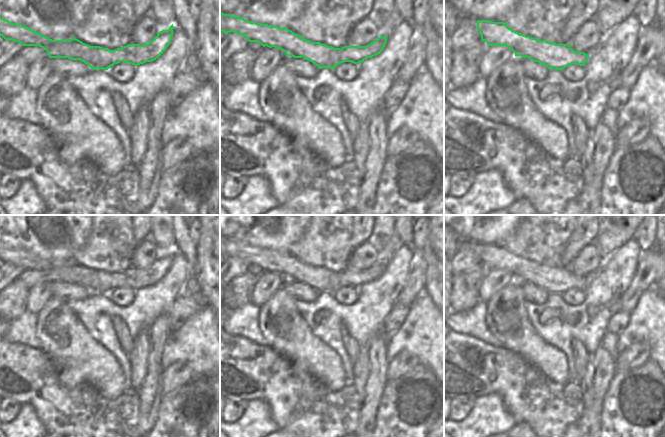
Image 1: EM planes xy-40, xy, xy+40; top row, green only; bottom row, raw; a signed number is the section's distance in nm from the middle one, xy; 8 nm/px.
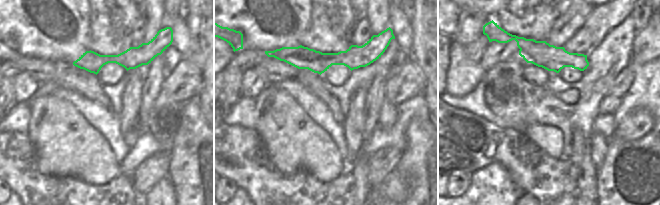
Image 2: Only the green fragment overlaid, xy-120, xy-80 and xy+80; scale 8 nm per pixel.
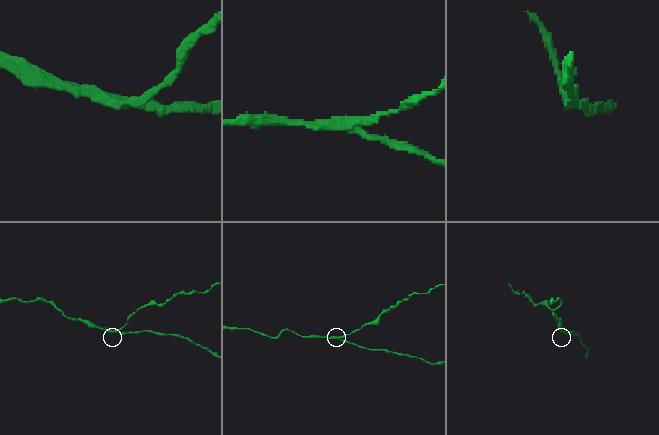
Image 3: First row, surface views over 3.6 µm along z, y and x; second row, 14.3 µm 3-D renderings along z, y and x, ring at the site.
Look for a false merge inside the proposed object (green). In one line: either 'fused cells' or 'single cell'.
fused cells

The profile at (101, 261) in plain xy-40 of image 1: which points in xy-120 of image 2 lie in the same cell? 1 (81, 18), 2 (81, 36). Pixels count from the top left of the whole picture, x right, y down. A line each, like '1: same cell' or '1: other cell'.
1: other cell
2: other cell

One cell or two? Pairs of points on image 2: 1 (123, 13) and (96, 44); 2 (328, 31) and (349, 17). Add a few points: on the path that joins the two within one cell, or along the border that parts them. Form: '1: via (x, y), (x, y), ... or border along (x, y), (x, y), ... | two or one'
1: via (115, 21), (104, 36) | one
2: via (333, 29), (340, 27), (344, 22) | one

